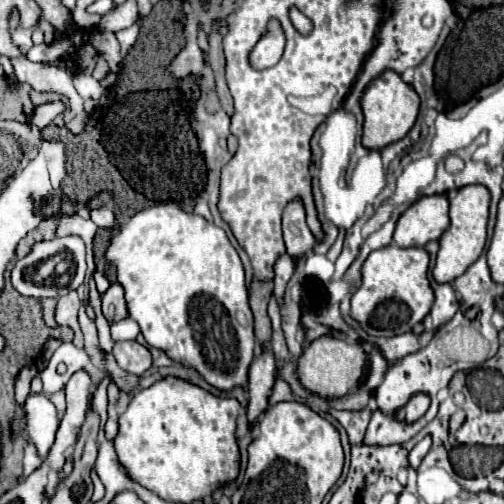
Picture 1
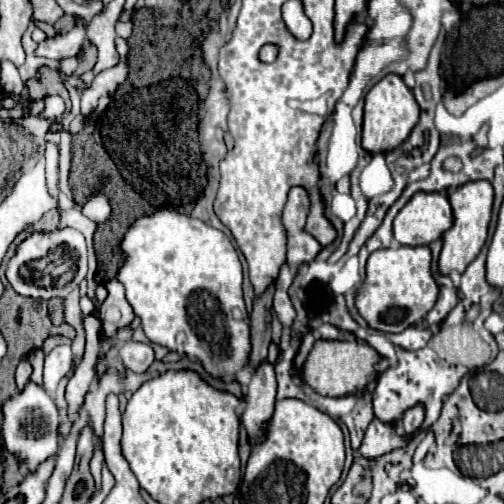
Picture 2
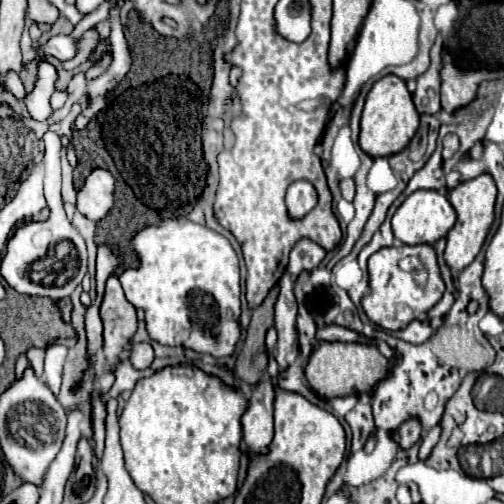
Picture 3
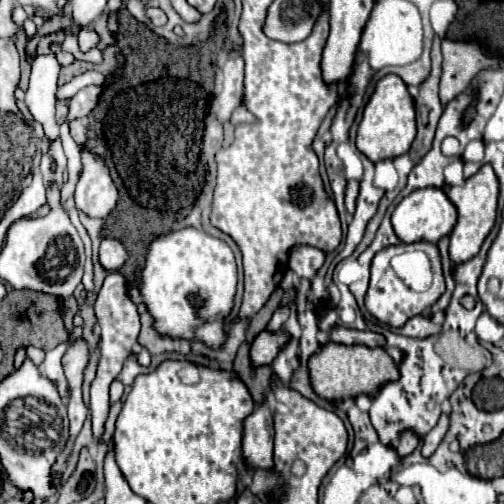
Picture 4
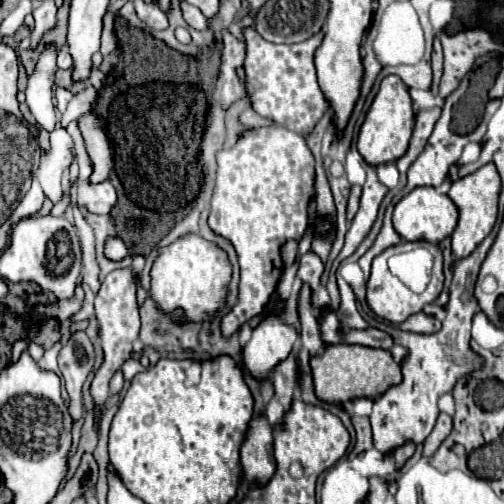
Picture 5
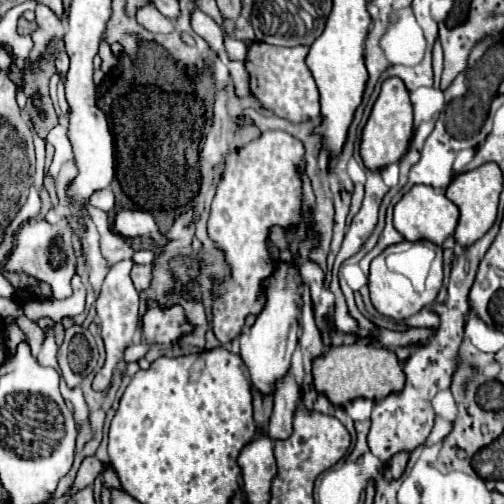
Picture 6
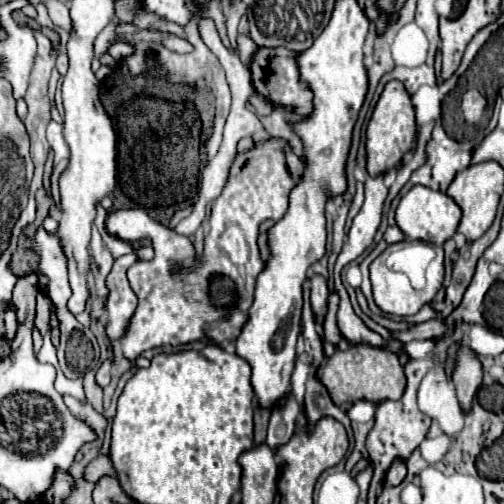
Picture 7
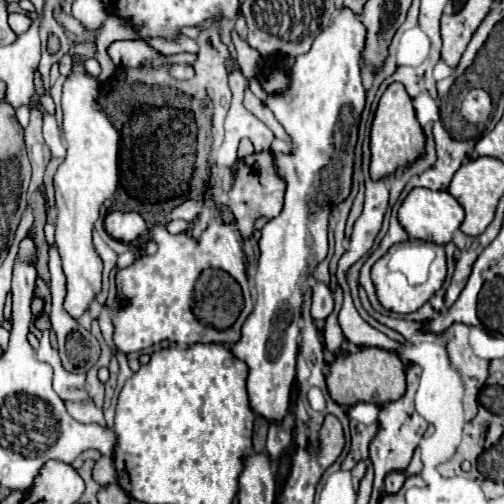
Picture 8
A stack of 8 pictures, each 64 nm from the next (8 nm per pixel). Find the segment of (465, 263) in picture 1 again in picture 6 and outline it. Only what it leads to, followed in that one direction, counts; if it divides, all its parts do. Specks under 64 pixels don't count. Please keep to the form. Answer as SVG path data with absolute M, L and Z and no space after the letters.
M492 162L482 164L476 170L458 174L450 182L450 186L446 190L446 196L460 210L460 220L458 220L458 226L454 230L454 240L456 240L458 250L464 250L464 248L472 246L476 240L480 240L492 228L492 224L496 222L496 214L498 214L500 192L502 192L502 172L500 172L498 164L492 164Z

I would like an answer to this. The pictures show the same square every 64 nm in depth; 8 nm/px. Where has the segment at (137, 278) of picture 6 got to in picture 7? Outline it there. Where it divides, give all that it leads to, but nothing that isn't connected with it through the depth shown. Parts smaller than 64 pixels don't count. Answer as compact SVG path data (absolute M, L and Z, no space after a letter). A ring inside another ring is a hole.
M270 136L268 140L254 144L248 152L236 156L226 186L212 206L210 232L200 262L196 262L190 240L182 240L180 234L158 224L144 210L116 210L108 216L106 228L110 234L129 242L147 238L152 240L156 250L154 260L138 260L128 270L130 286L138 296L138 308L130 320L126 336L122 338L122 354L130 362L134 362L144 350L156 346L180 346L198 340L222 344L234 342L240 336L252 306L256 278L264 270L264 260L260 258L258 248L258 228L266 220L280 220L284 216L288 210L288 196L296 186L286 164L288 150L288 140ZM172 262L178 262L182 272L172 272ZM214 274L222 274L236 284L238 300L230 308L220 308L210 300L210 278Z

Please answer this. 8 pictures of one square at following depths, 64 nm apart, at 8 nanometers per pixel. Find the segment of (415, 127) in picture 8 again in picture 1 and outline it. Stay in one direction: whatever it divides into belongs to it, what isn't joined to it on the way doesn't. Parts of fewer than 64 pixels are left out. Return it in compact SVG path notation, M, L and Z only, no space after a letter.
M384 70L376 80L368 84L360 102L362 114L364 114L362 144L368 150L382 150L388 144L402 140L418 116L418 104L420 104L420 98L416 96L416 90L410 84L406 84L398 72Z

